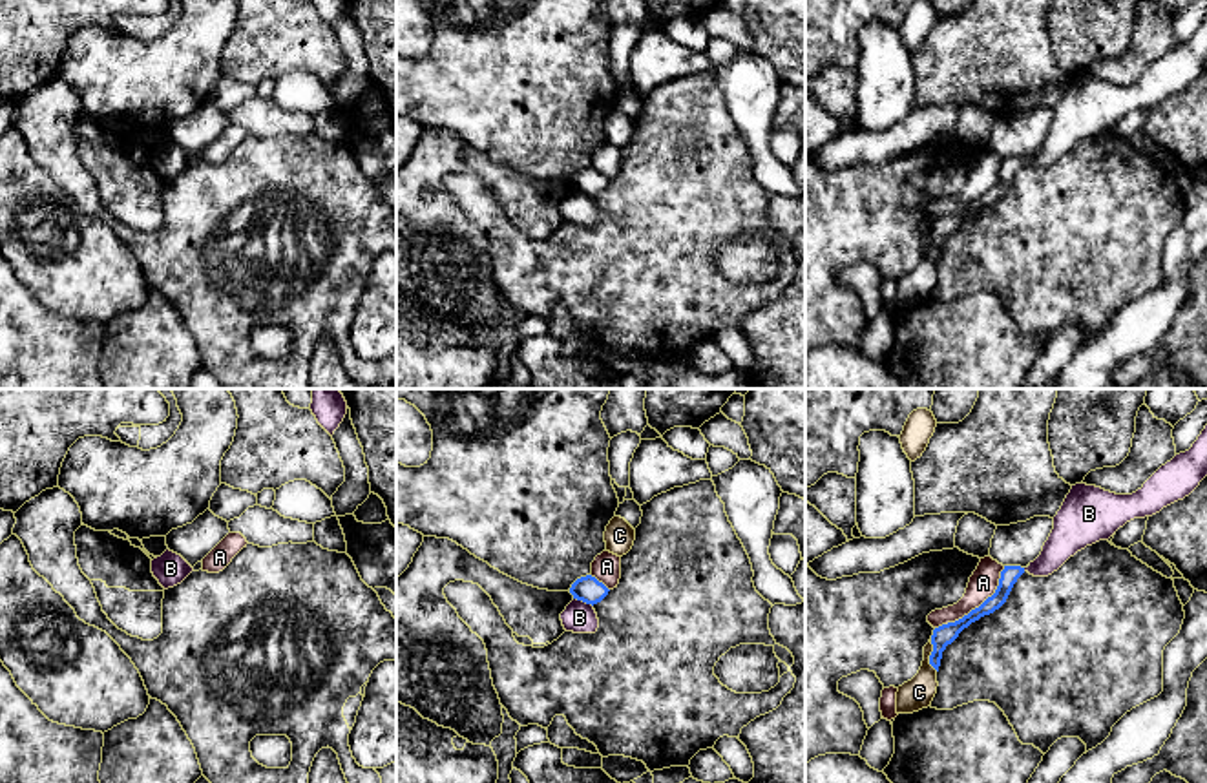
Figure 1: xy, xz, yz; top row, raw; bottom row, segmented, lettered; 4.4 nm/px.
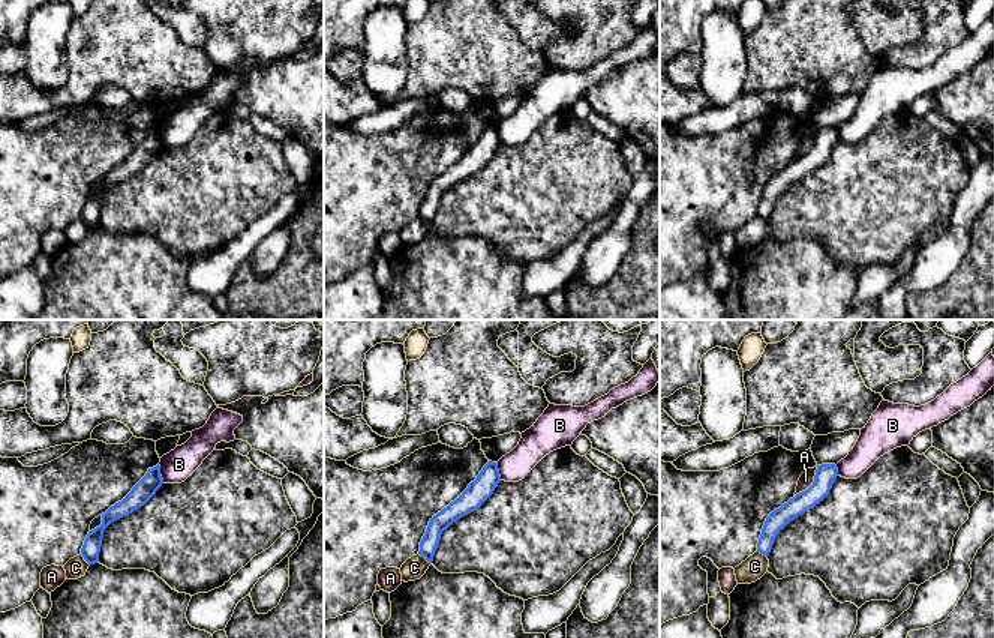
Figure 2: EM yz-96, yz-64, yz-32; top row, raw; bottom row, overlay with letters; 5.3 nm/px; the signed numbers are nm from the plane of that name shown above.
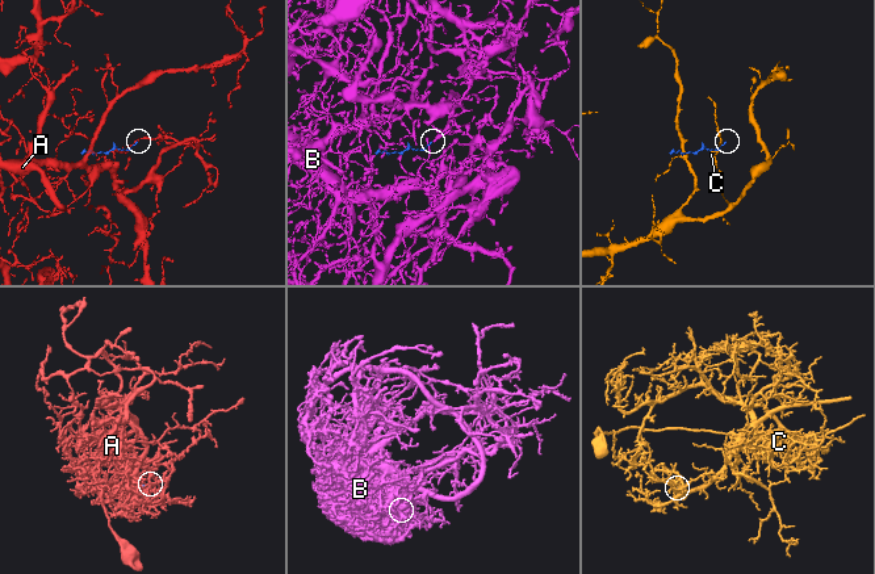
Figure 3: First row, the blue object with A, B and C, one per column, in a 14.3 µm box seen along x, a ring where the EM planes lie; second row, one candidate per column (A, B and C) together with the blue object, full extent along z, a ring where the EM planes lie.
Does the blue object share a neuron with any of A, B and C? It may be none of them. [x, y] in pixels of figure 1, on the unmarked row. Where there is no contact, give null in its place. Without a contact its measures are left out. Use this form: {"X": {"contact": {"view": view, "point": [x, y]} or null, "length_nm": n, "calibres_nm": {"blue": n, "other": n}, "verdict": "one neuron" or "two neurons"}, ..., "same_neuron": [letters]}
{"A": {"contact": {"view": "yz", "point": [979, 198]}, "length_nm": 420, "calibres_nm": {"blue": 90, "other": 120}, "verdict": "two neurons"}, "B": {"contact": {"view": "xz", "point": [583, 192]}, "length_nm": 100, "calibres_nm": {"blue": 120, "other": 140}, "verdict": "two neurons"}, "C": {"contact": {"view": "yz", "point": [930, 247]}, "length_nm": 150, "calibres_nm": {"blue": 90, "other": 140}, "verdict": "two neurons"}, "same_neuron": []}

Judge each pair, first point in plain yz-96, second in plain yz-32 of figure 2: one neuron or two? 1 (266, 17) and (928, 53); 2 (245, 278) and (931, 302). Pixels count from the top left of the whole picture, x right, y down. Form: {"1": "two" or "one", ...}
{"1": "one", "2": "one"}

